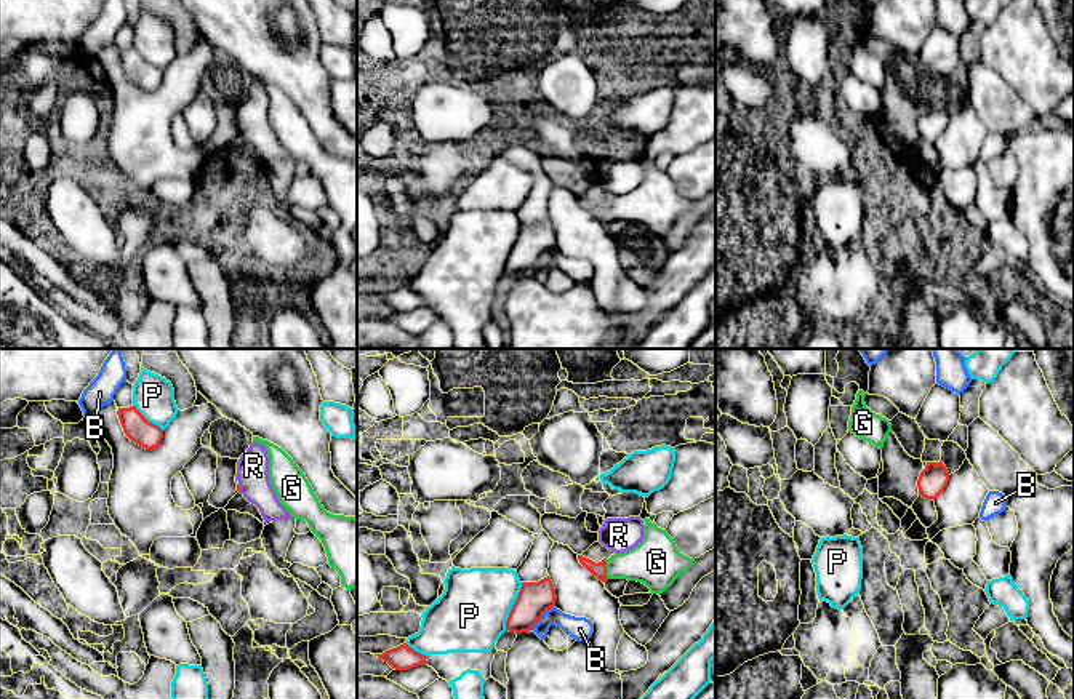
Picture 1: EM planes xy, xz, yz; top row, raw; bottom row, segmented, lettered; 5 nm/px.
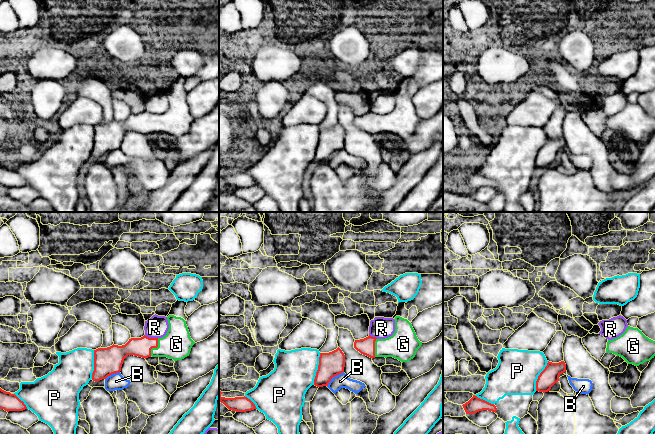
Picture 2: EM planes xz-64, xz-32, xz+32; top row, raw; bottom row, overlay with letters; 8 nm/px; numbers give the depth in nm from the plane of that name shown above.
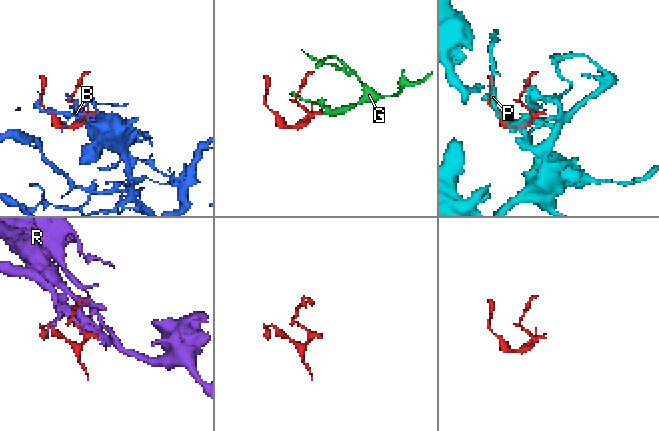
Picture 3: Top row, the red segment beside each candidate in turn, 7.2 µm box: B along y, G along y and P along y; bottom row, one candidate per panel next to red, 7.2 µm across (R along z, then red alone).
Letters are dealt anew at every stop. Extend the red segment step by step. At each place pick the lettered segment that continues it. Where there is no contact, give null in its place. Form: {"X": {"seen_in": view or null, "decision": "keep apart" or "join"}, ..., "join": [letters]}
{"B": {"seen_in": "xz", "decision": "keep apart"}, "G": {"seen_in": "xz", "decision": "join"}, "P": {"seen_in": "xz", "decision": "keep apart"}, "R": {"seen_in": "xy", "decision": "keep apart"}, "join": ["G"]}

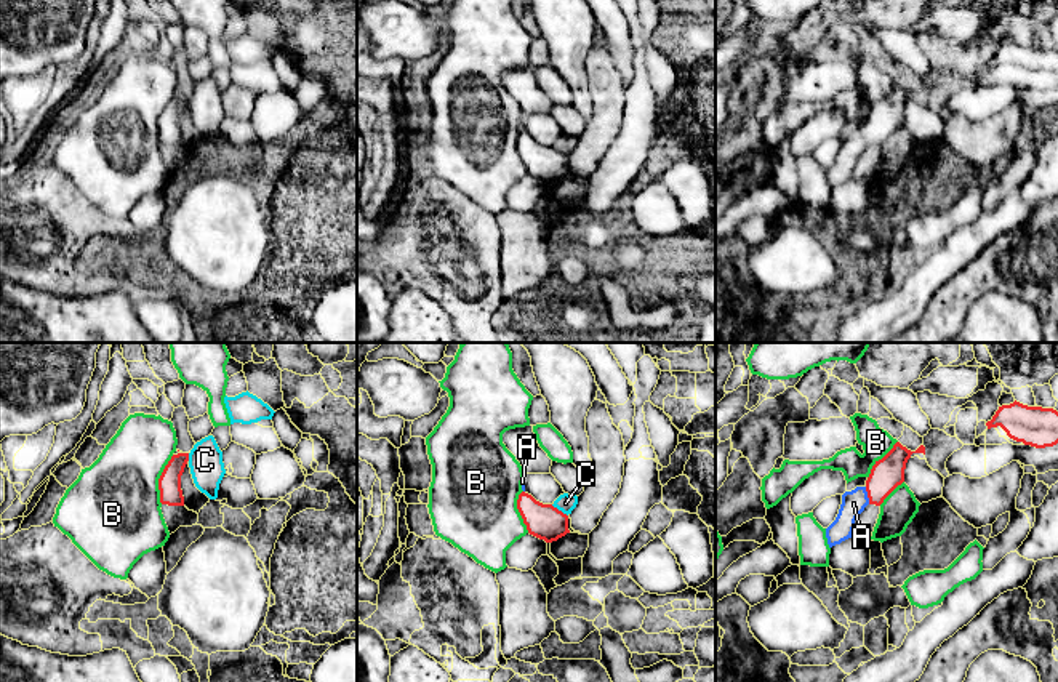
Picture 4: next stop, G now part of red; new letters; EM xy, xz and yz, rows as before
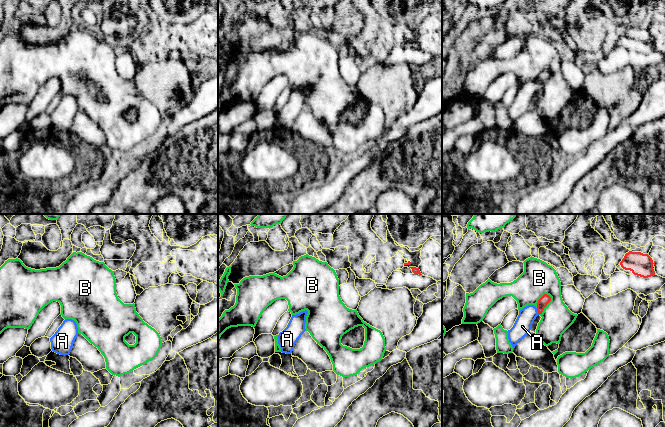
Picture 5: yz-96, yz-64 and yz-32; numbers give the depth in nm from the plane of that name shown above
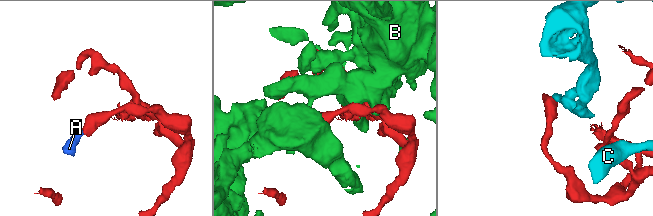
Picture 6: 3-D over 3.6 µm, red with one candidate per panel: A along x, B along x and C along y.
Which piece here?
{"A": {"seen_in": "yz", "decision": "join"}, "B": {"seen_in": "xy", "decision": "keep apart"}, "C": {"seen_in": "xz", "decision": "keep apart"}, "join": ["A"]}

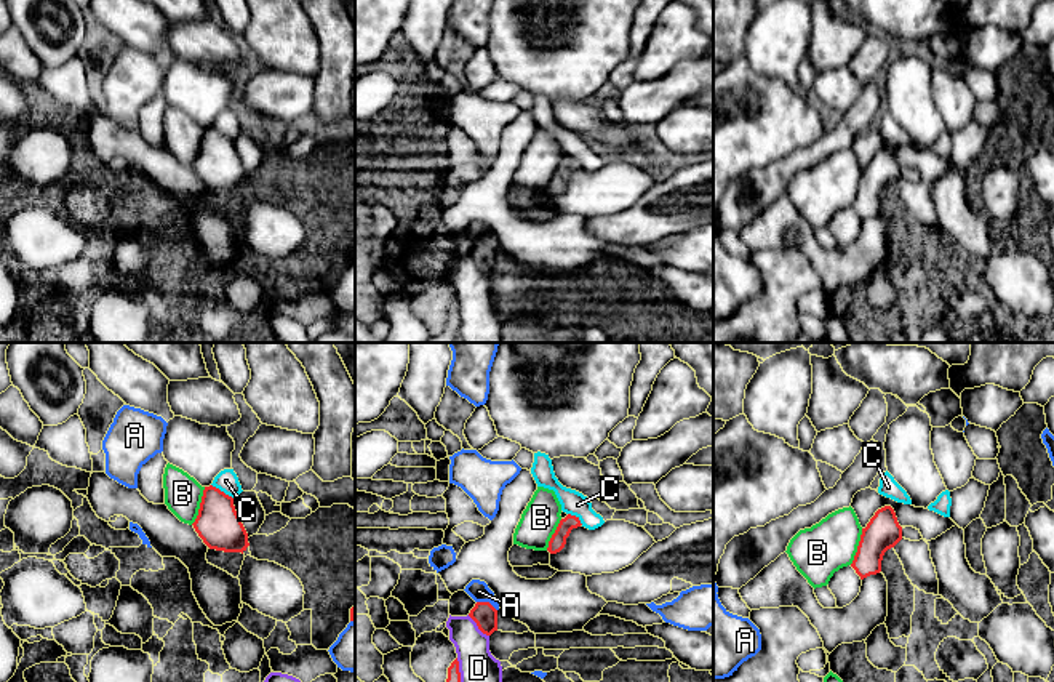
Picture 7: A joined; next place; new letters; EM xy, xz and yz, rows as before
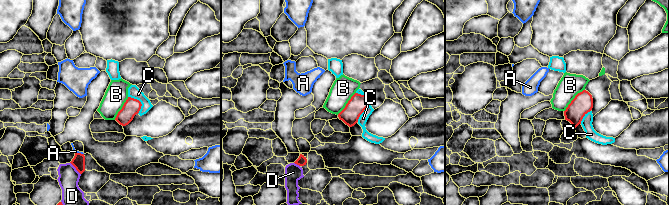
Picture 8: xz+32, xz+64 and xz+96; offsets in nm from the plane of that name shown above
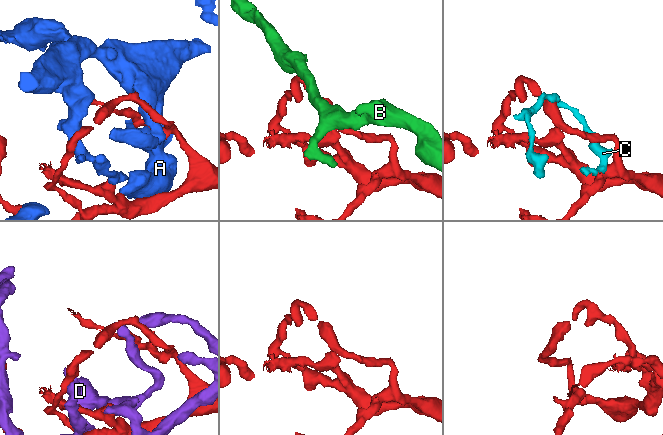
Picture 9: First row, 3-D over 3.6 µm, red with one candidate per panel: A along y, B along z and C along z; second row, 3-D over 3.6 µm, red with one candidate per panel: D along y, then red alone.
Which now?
{"A": {"seen_in": "xz", "decision": "keep apart"}, "B": {"seen_in": "xy", "decision": "keep apart"}, "C": {"seen_in": "xy", "decision": "keep apart"}, "D": {"seen_in": "xz", "decision": "keep apart"}, "join": []}

